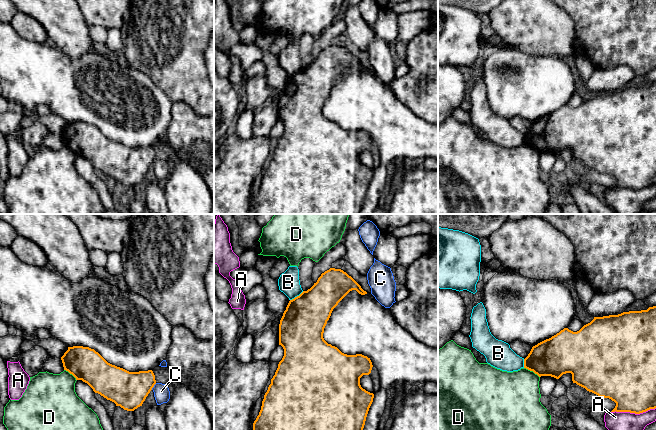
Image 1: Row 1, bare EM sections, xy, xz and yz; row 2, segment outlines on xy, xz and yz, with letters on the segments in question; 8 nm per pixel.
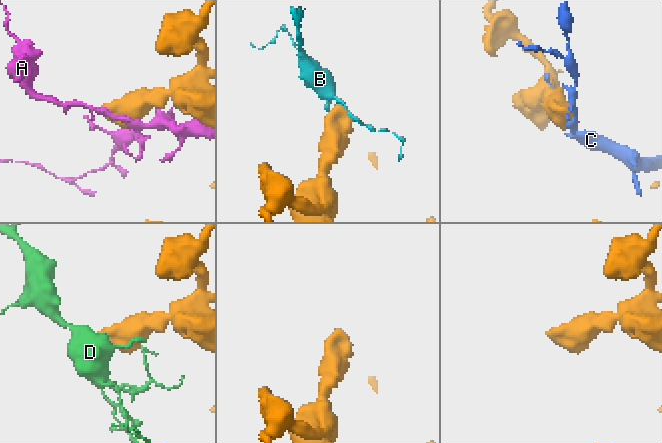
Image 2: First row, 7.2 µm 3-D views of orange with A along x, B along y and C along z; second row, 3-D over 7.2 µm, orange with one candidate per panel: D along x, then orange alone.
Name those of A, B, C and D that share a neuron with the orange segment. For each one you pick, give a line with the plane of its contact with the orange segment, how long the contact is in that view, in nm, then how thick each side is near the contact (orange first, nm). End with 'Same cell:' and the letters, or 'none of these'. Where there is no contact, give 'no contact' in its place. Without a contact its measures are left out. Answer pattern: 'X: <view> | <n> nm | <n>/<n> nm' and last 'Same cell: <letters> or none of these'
Same cell: none of these

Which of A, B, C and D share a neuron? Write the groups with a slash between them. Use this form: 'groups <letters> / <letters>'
groups A / B / C / D

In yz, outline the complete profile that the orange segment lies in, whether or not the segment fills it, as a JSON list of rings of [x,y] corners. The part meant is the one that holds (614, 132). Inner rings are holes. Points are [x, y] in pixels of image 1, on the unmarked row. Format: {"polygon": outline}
{"polygon": [[[656,82],[649,83],[647,86],[623,88],[618,91],[594,93],[594,95],[584,101],[579,107],[573,108],[564,104],[556,111],[533,122],[528,132],[524,135],[524,144],[533,147],[539,153],[551,152],[559,155],[563,150],[571,149],[572,157],[585,164],[599,173],[609,174],[616,179],[611,188],[630,188],[640,190],[650,185],[656,184]]]}

